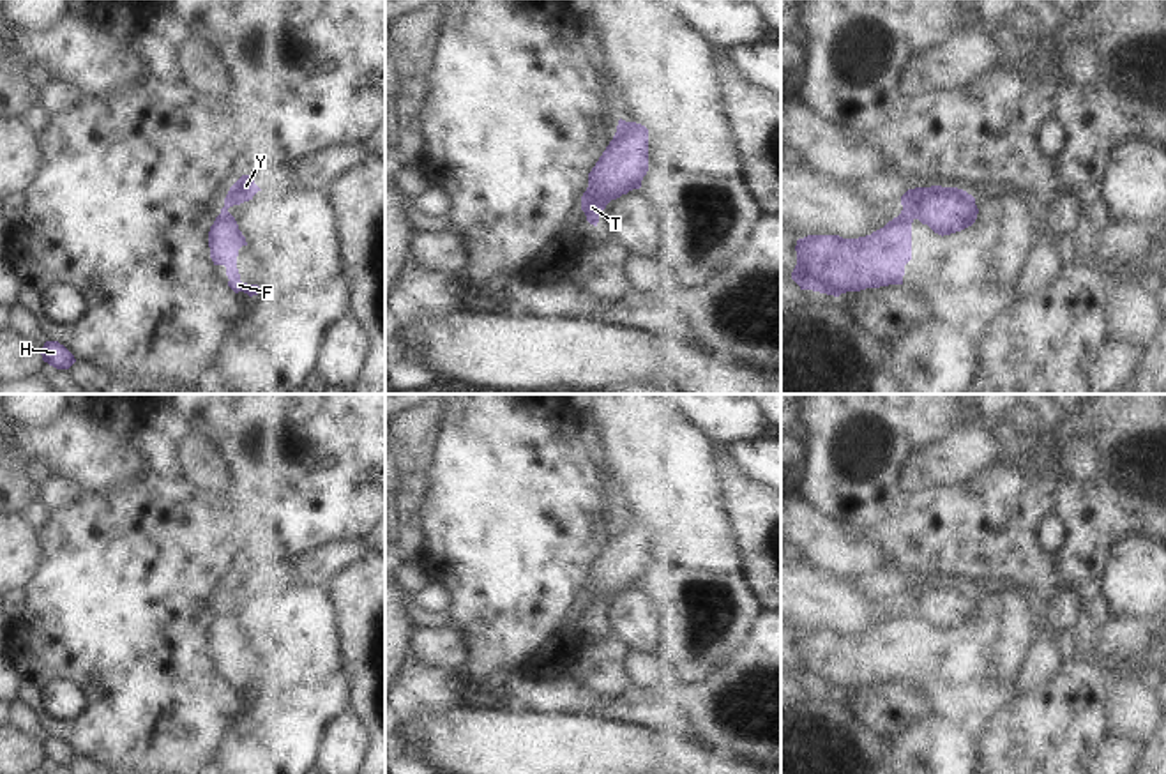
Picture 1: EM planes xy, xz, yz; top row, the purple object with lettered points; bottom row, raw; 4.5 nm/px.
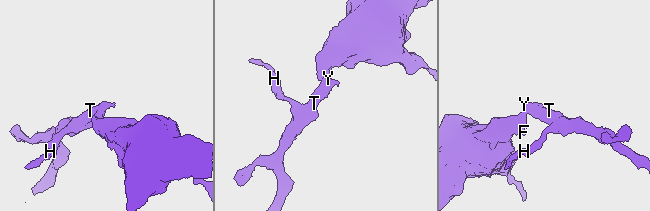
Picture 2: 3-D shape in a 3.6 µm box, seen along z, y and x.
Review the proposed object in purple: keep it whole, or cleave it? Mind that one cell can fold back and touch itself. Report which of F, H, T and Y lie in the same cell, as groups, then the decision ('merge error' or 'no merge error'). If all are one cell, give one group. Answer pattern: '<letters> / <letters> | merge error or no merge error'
F / H T Y | merge error

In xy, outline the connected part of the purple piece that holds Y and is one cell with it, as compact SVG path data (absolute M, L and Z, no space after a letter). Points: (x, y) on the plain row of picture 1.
M242 571L228 587L224 594L224 604L230 604L233 601L240 601L244 597L253 596L253 592L261 587L251 571Z

